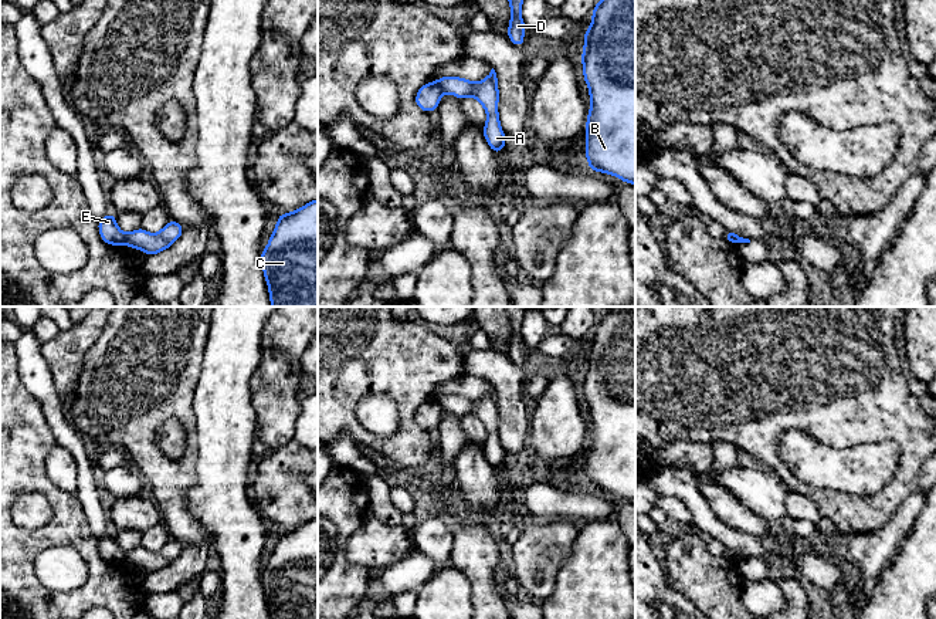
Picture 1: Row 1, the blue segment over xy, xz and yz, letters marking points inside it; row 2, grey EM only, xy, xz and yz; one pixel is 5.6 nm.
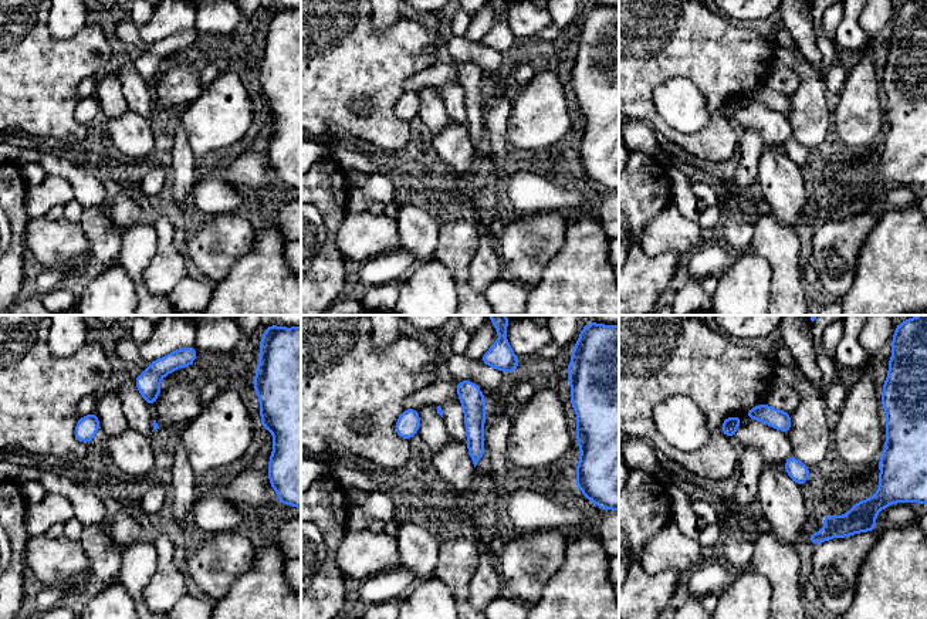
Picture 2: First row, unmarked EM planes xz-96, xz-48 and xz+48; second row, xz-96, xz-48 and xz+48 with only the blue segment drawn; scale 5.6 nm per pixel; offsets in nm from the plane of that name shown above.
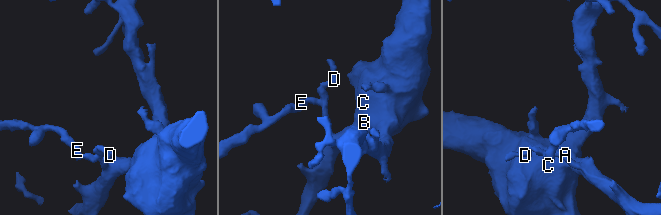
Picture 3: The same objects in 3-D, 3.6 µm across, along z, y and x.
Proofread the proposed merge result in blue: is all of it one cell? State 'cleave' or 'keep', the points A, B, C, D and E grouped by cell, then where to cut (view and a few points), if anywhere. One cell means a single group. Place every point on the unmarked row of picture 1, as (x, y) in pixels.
cleave; groups A B C D / E; cut xy (125, 552), (122, 561)

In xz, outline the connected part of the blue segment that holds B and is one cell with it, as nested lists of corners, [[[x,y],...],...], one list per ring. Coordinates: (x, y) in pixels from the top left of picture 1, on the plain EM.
[[[635,310],[607,311],[591,334],[581,372],[591,417],[586,476],[590,488],[635,503]]]

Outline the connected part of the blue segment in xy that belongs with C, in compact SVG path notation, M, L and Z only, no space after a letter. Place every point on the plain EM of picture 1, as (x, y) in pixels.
M318 517L292 531L278 532L268 564L261 569L261 585L271 619L318 619Z

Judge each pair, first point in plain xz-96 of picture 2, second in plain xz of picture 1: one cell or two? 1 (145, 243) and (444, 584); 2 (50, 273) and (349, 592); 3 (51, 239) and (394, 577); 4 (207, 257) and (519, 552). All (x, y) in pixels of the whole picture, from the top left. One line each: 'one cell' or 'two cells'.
1: two cells
2: two cells
3: two cells
4: one cell

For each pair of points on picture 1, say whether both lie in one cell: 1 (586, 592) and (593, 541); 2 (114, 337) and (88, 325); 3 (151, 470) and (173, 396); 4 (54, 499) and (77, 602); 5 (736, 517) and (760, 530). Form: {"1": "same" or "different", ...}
{"1": "same", "2": "different", "3": "same", "4": "same", "5": "same"}

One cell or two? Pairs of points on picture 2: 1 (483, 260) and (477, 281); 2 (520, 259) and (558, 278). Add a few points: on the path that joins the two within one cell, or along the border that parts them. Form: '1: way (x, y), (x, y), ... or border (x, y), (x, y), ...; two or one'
1: way (483, 266), (480, 276); one
2: border (562, 242), (544, 267), (542, 276), (531, 287); two

